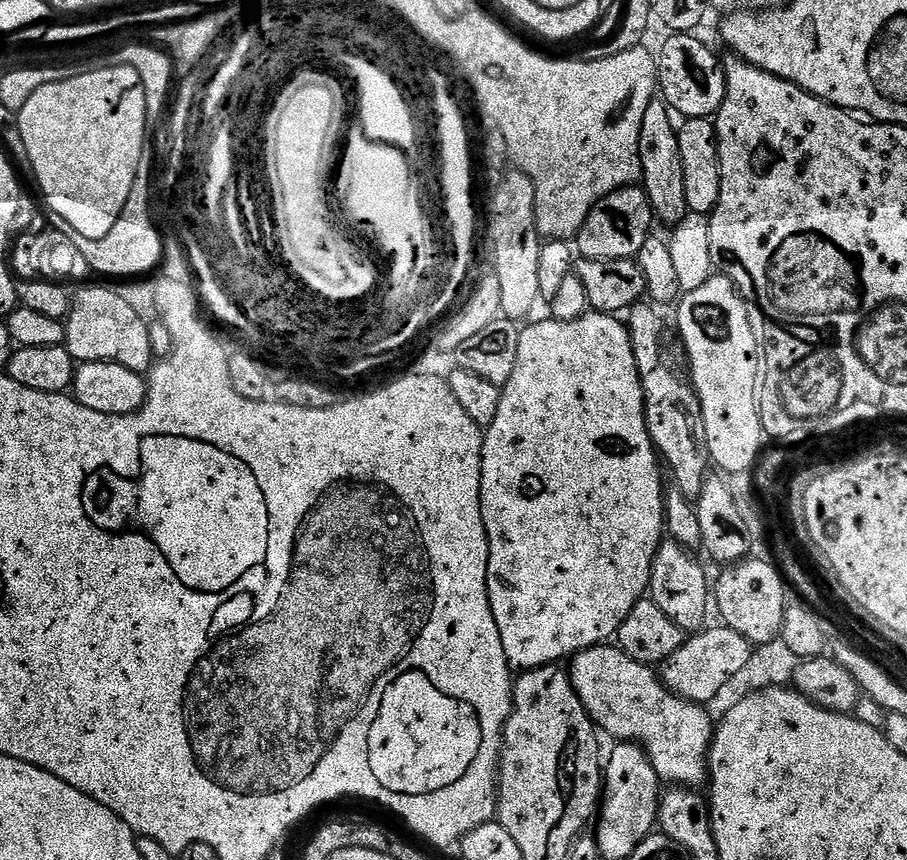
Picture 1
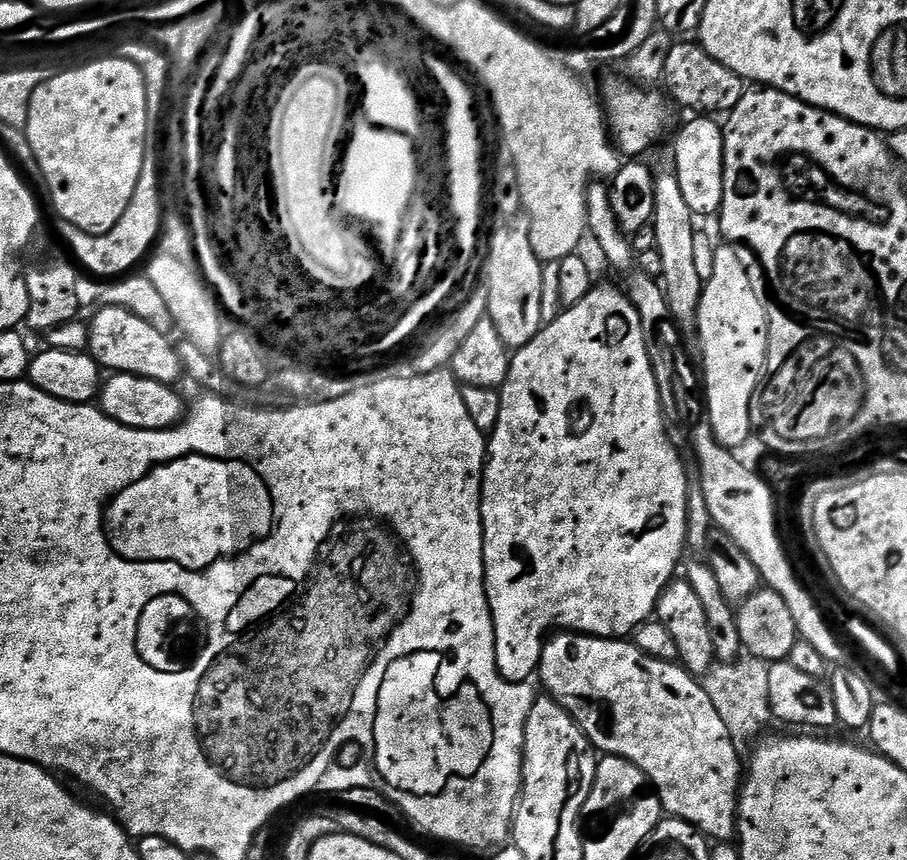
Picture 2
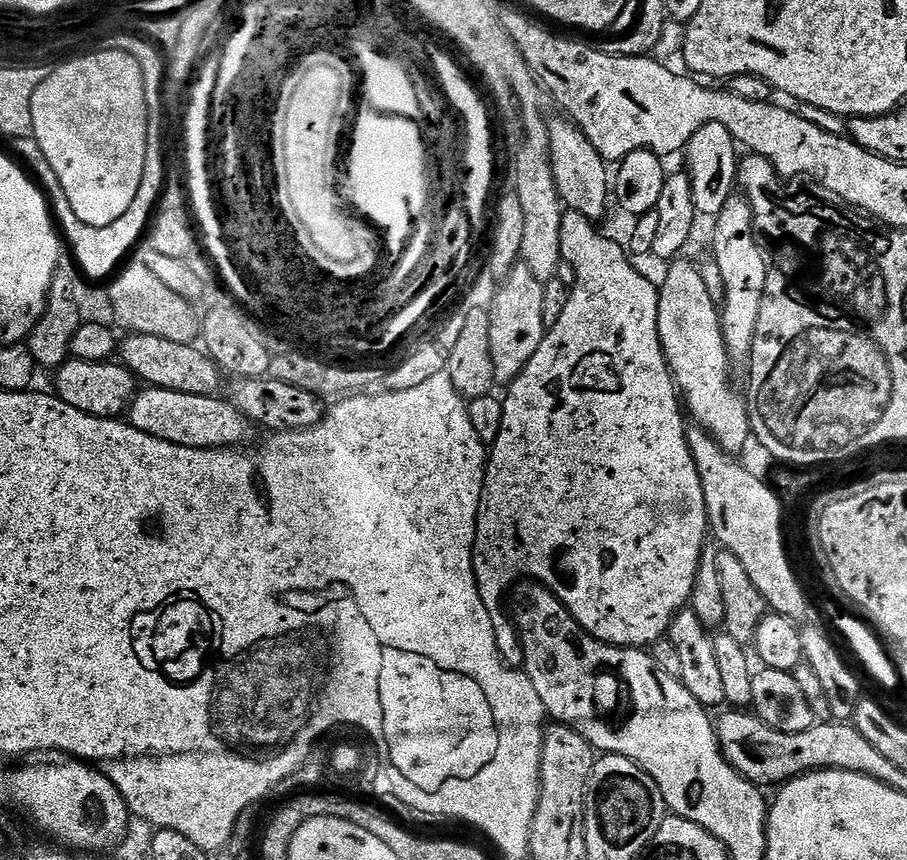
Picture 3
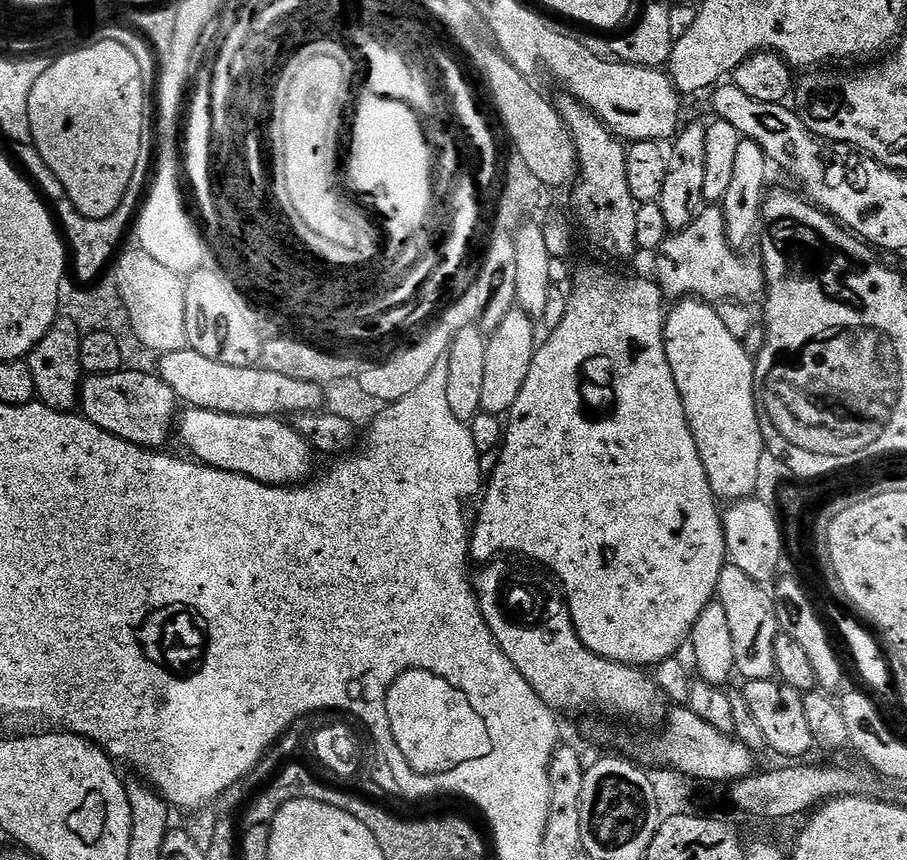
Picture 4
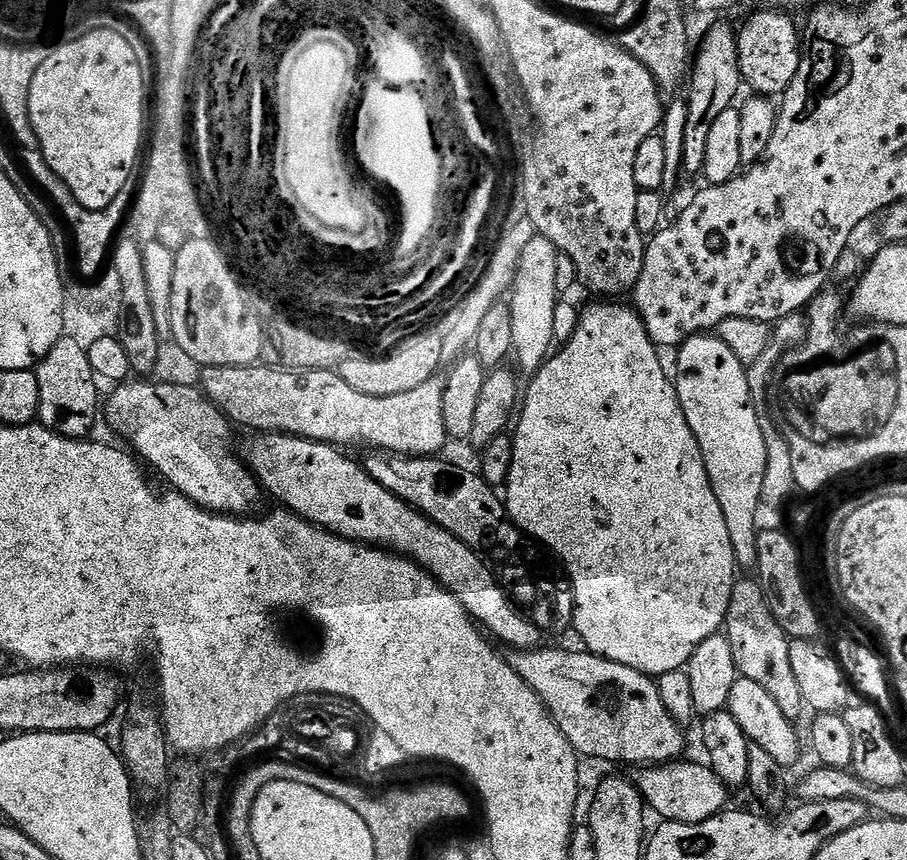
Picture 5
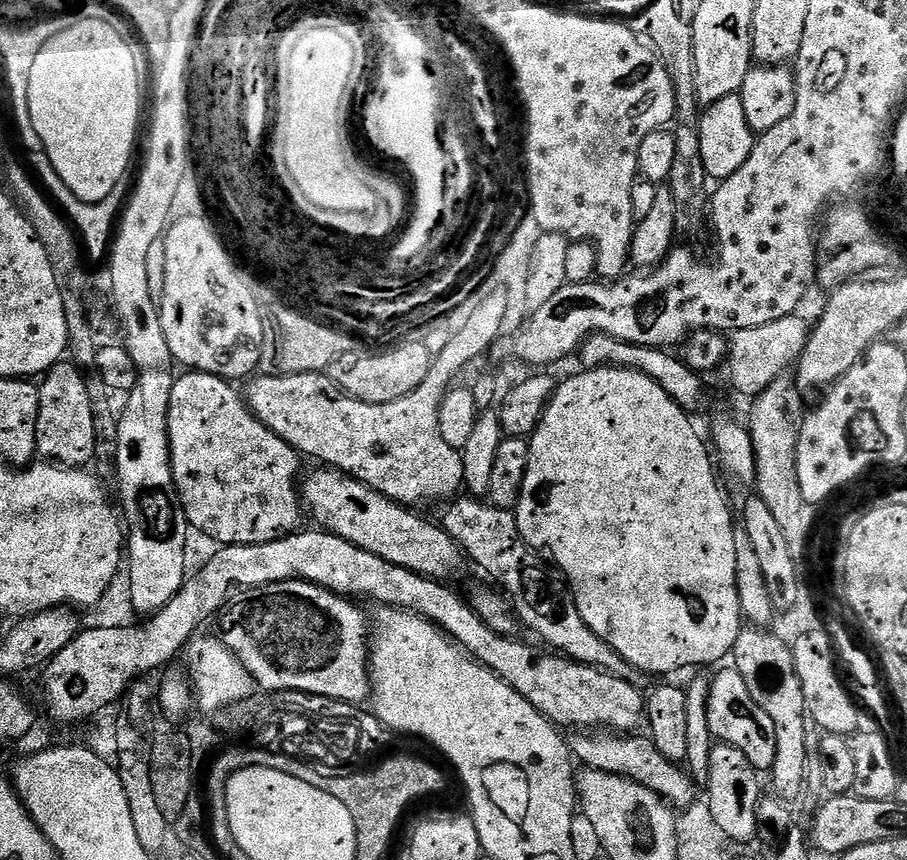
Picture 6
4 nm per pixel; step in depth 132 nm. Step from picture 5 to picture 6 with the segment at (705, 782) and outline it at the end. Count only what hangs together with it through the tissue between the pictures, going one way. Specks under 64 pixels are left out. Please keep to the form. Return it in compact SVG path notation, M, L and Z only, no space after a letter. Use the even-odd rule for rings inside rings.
M592 730L587 734L576 734L571 737L570 747L573 757L584 763L585 769L593 768L606 774L621 776L627 780L638 782L650 790L654 790L661 798L668 801L676 810L685 810L698 800L698 785L695 780L677 761L668 760L654 746L647 735L617 734L611 730Z

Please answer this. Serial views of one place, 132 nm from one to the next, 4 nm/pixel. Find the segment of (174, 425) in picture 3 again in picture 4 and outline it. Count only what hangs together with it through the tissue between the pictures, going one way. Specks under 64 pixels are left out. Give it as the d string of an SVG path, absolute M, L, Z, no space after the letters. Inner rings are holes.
M185 407L178 416L178 436L179 432L181 442L193 452L189 453L199 463L209 464L211 468L281 486L295 486L313 475L313 448L284 418L239 416Z

